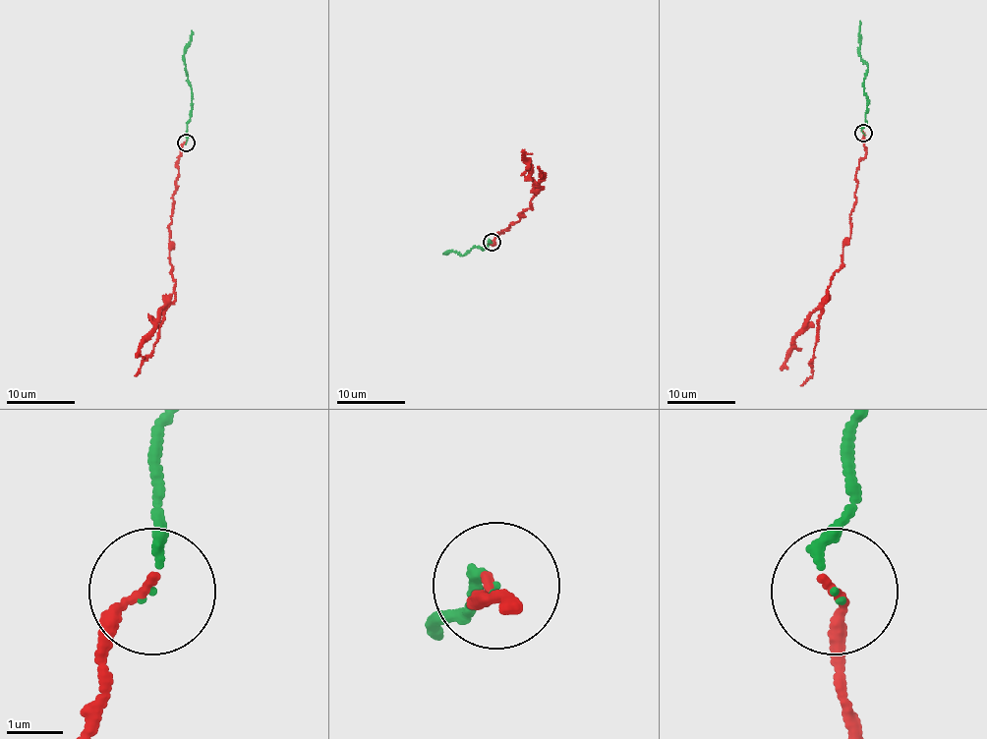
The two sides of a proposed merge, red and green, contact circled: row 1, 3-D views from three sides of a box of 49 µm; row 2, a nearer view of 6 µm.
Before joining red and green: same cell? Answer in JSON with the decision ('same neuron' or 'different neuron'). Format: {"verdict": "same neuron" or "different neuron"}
{"verdict": "same neuron"}

